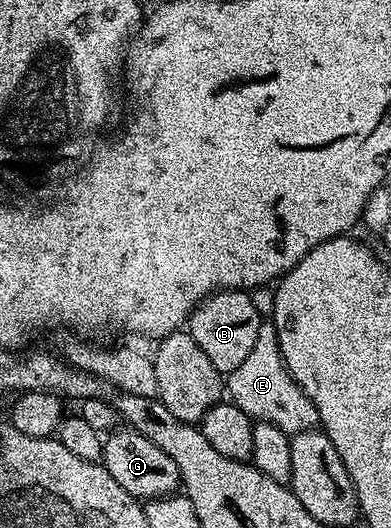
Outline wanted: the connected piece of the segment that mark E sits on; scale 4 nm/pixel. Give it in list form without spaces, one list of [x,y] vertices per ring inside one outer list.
[[[263,320],[252,352],[245,357],[244,363],[240,363],[240,367],[236,367],[236,371],[225,378],[225,392],[228,397],[230,395],[232,404],[240,407],[240,411],[244,411],[251,419],[272,423],[285,433],[309,433],[319,424],[318,412],[312,399],[308,399],[308,395],[286,370],[273,320]]]

